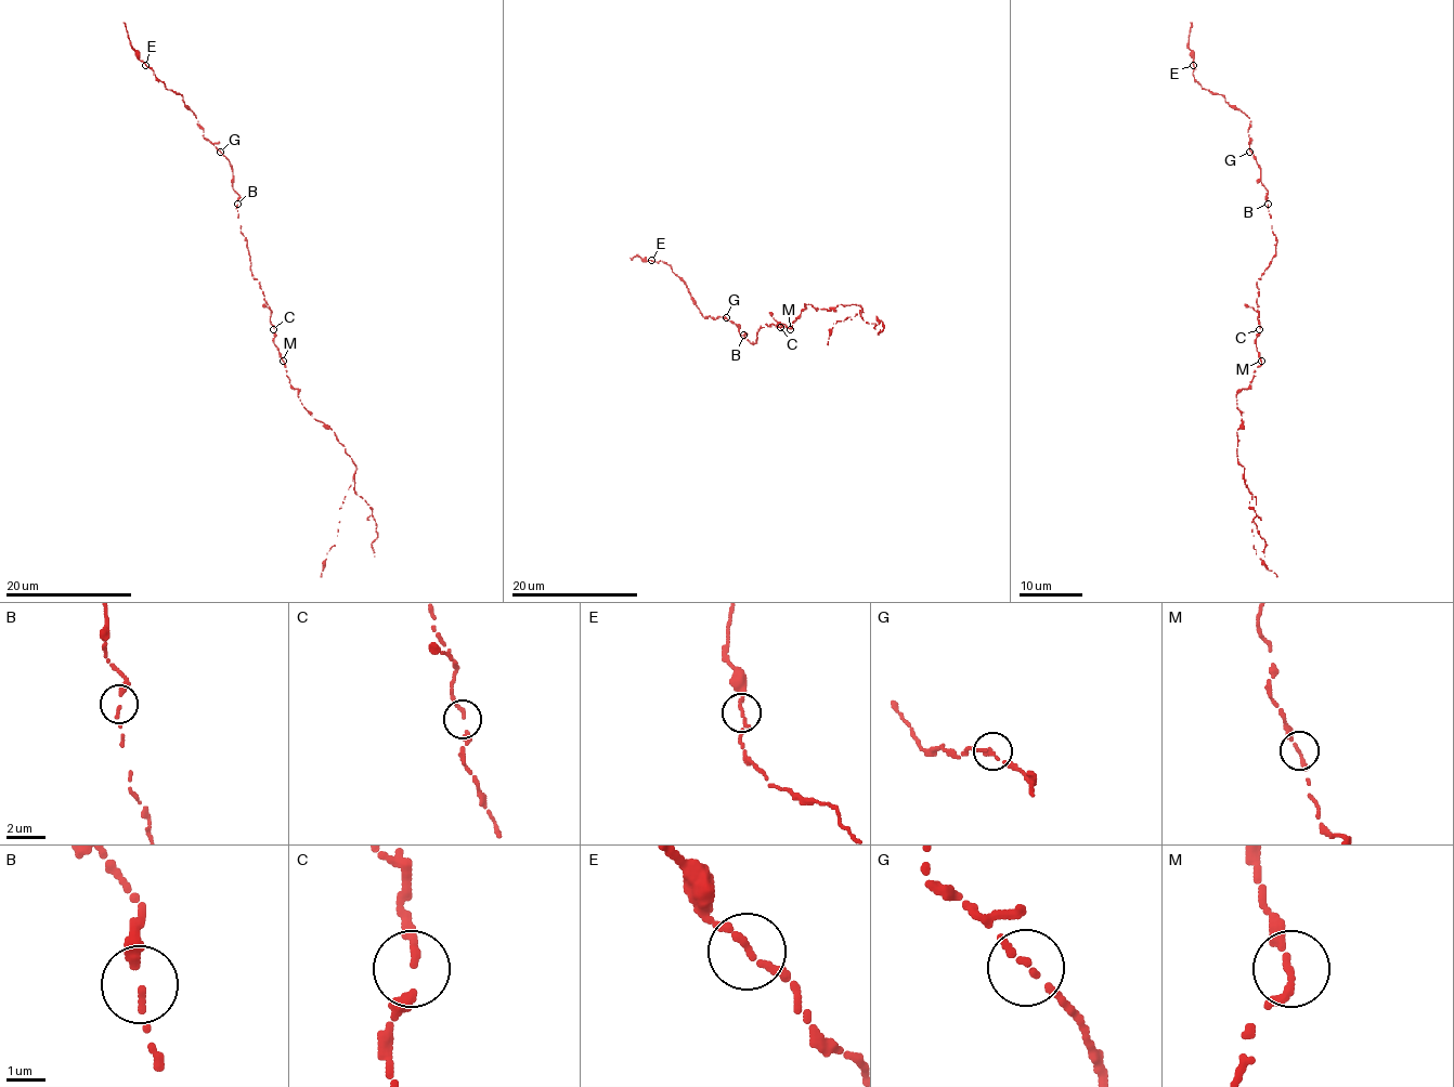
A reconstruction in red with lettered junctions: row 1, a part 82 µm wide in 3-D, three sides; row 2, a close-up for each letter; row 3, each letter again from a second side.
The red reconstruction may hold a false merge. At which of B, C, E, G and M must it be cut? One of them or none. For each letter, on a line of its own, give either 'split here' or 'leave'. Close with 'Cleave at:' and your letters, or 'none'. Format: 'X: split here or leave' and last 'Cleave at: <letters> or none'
B: leave
C: leave
E: leave
G: leave
M: split here
Cleave at: M

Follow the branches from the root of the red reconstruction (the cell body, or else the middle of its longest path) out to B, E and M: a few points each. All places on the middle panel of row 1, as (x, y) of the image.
B: (770, 325), (766, 324), (760, 328), (753, 344), (743, 335)
E: (770, 325), (760, 328), (753, 344), (739, 334), (736, 324), (723, 317), (702, 317), (672, 269), (651, 260)
M: (770, 325), (781, 327), (780, 324), (783, 324), (789, 328)

